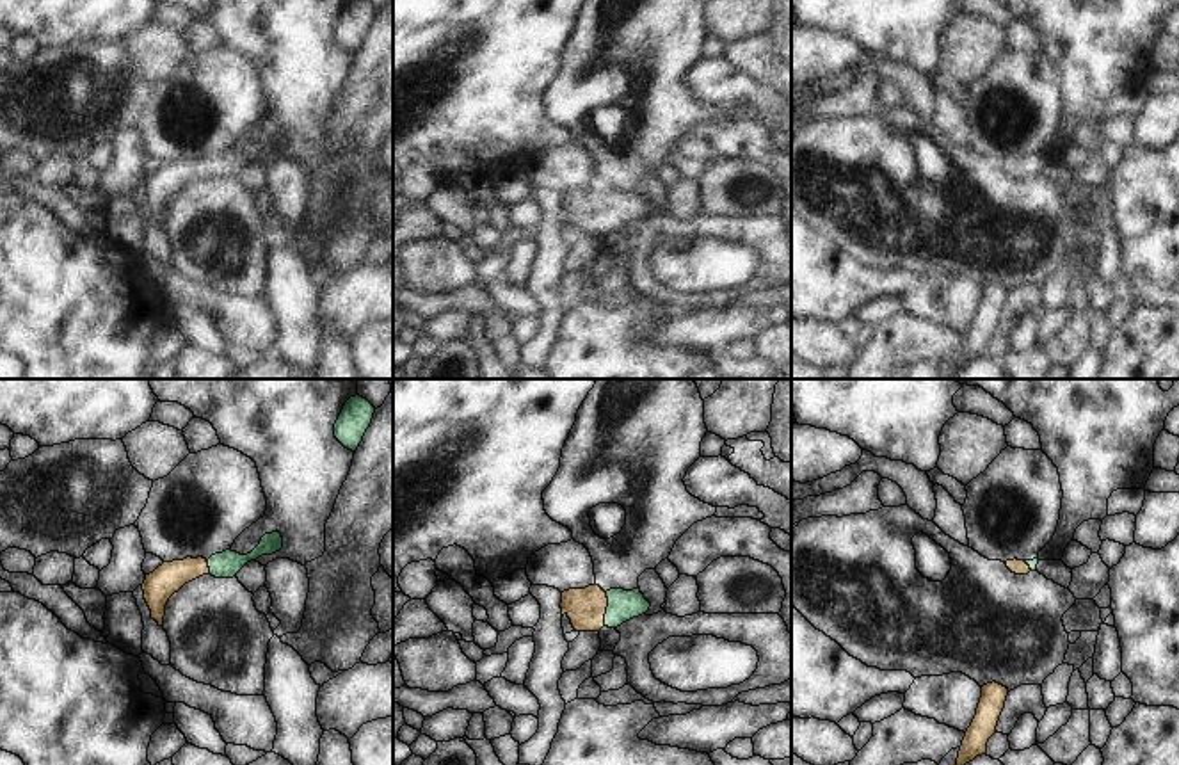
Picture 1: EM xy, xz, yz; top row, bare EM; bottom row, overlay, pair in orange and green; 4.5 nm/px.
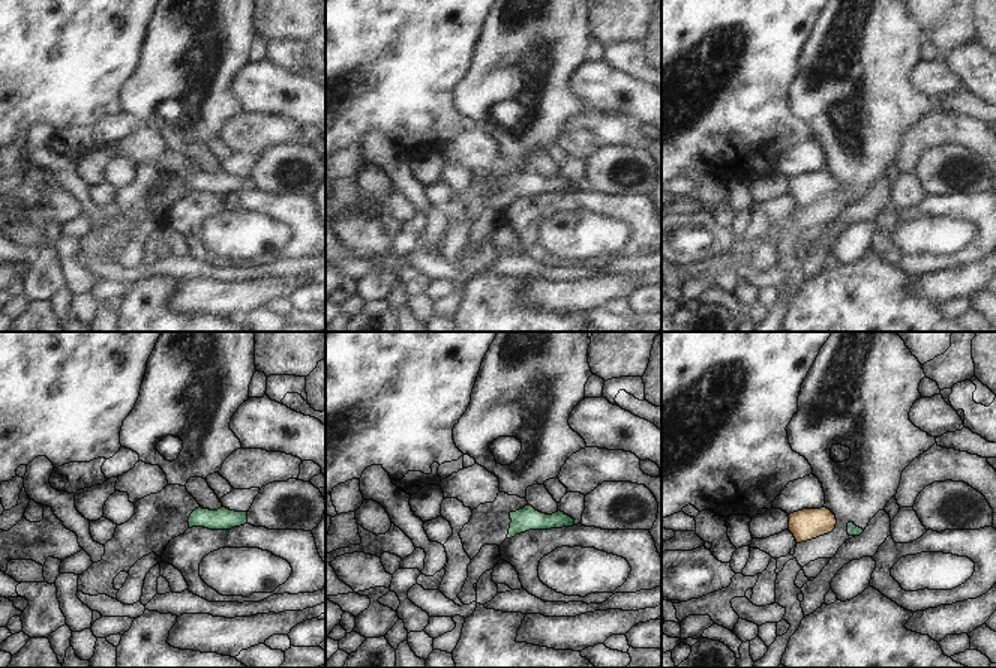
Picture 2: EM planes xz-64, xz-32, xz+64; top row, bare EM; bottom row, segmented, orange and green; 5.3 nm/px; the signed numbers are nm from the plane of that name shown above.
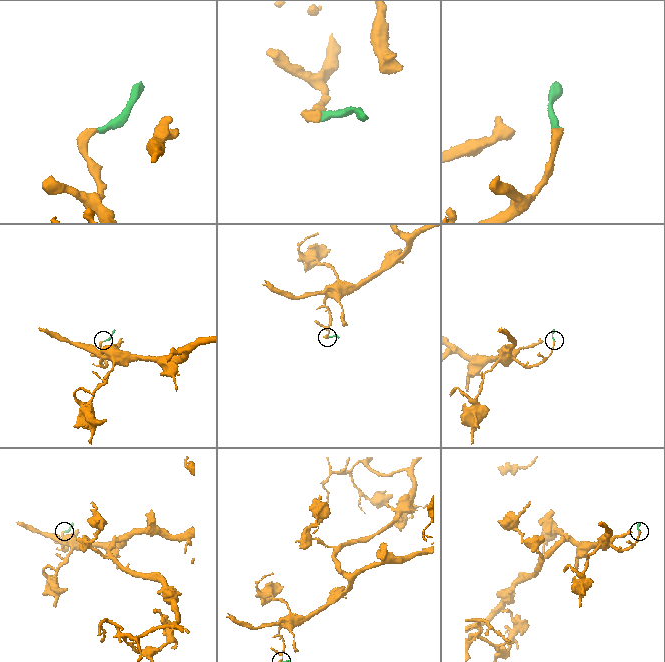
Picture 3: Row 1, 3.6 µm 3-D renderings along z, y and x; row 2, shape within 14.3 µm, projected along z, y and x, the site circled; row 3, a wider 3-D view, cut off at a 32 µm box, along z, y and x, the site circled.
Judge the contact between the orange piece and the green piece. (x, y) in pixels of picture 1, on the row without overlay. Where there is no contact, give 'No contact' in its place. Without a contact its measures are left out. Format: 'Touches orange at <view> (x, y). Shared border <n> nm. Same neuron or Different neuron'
Touches orange at xz (605, 210). Shared border 150 nm. Same neuron

